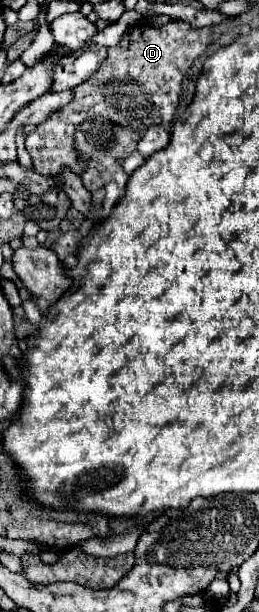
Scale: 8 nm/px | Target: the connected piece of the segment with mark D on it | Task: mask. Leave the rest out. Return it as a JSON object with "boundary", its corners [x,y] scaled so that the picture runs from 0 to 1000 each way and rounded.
{"boundary":[[[664,34],[664,38],[625,41],[618,47],[548,44],[548,41],[486,47],[463,70],[448,77],[417,77],[417,83],[409,83],[417,90],[394,100],[394,106],[378,109],[378,116],[355,126],[340,126],[324,136],[309,136],[278,145],[278,165],[255,175],[224,178],[216,185],[193,185],[178,191],[178,198],[162,198],[139,208],[139,214],[100,224],[100,243],[131,263],[131,279],[154,286],[216,289],[247,276],[270,276],[278,283],[317,286],[324,263],[301,263],[301,247],[286,240],[286,217],[293,217],[293,208],[332,194],[363,194],[386,188],[432,201],[456,201],[479,208],[494,204],[525,214],[564,214],[587,204],[656,201],[680,185],[680,175],[687,175],[703,129],[710,129],[718,116],[734,113],[734,106],[749,103],[749,96],[795,83],[803,67],[811,67],[811,44],[741,47],[718,34]]]}

